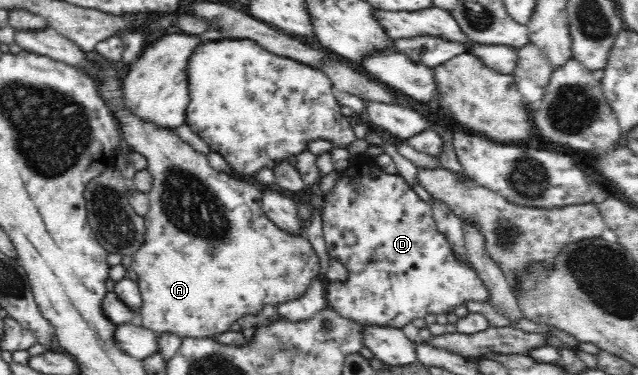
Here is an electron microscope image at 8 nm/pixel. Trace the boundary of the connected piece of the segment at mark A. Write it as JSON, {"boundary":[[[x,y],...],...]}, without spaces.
{"boundary":[[[102,65],[100,86],[103,98],[120,121],[126,147],[146,156],[148,171],[153,178],[152,189],[146,194],[147,210],[143,210],[147,227],[144,245],[133,255],[130,267],[138,276],[143,303],[142,326],[156,333],[175,333],[181,338],[199,337],[215,341],[220,335],[232,332],[232,327],[244,315],[256,316],[266,305],[278,309],[284,303],[304,297],[320,271],[318,256],[305,234],[276,225],[262,210],[259,189],[234,172],[230,174],[214,169],[208,156],[194,150],[177,132],[146,126],[128,116],[121,106],[117,71],[104,69]]]}

